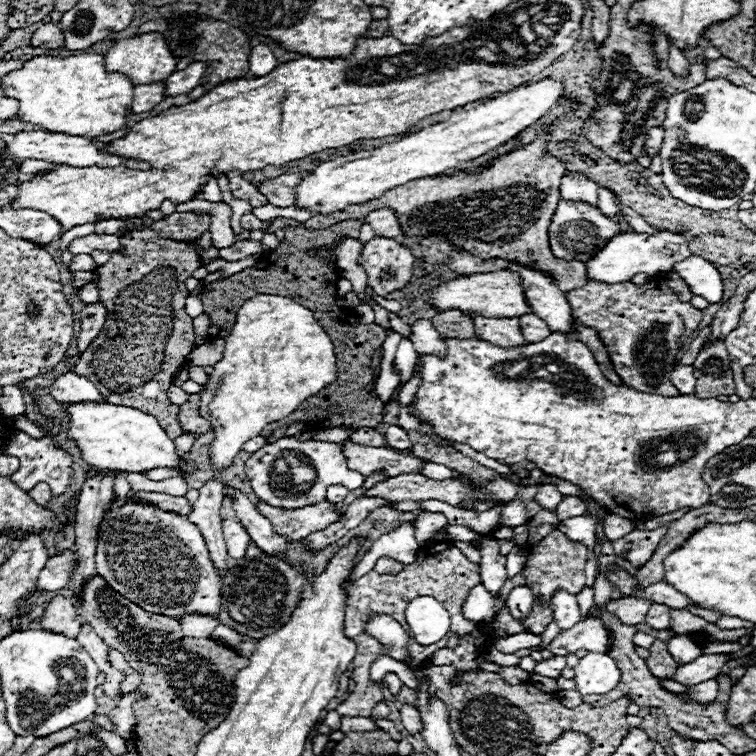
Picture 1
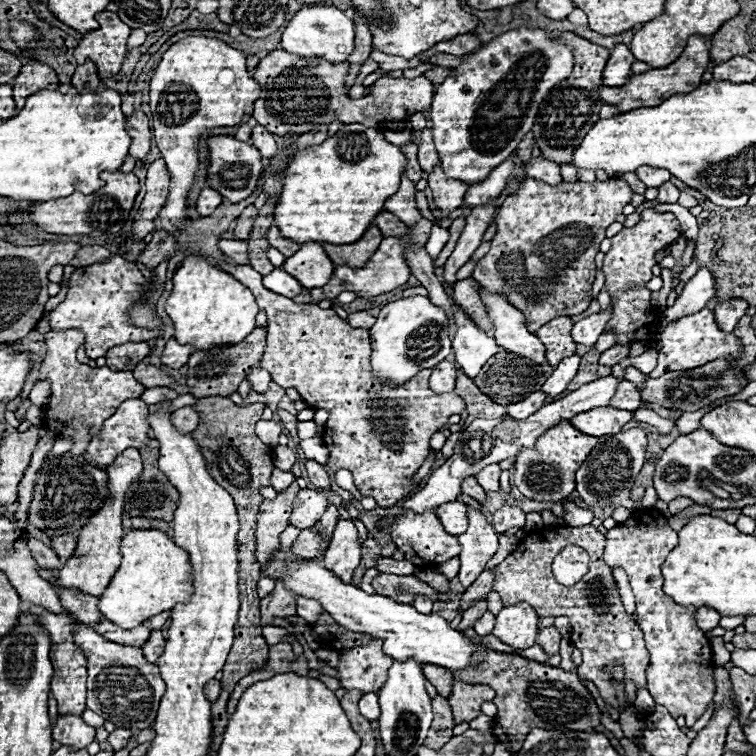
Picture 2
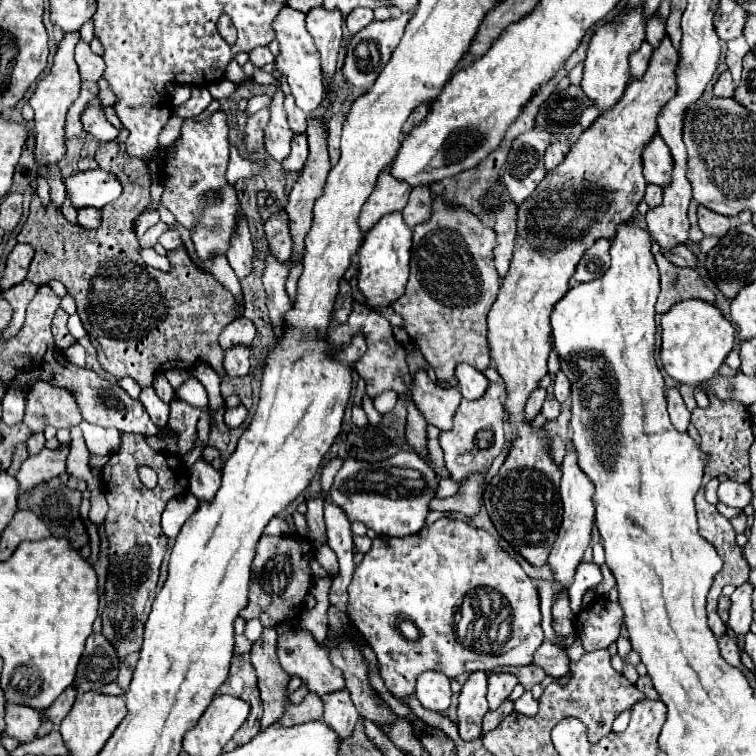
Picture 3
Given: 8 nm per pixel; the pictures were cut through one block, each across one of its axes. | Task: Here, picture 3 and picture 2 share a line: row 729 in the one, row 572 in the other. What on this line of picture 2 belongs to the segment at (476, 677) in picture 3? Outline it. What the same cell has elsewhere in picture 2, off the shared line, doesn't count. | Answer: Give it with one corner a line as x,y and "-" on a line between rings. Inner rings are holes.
470,508
468,510
470,526
464,534
458,536
462,552
460,552
460,572
458,578
464,588
470,588
478,574
484,570
486,562
498,550
498,534
494,532
492,524
486,522
482,512

